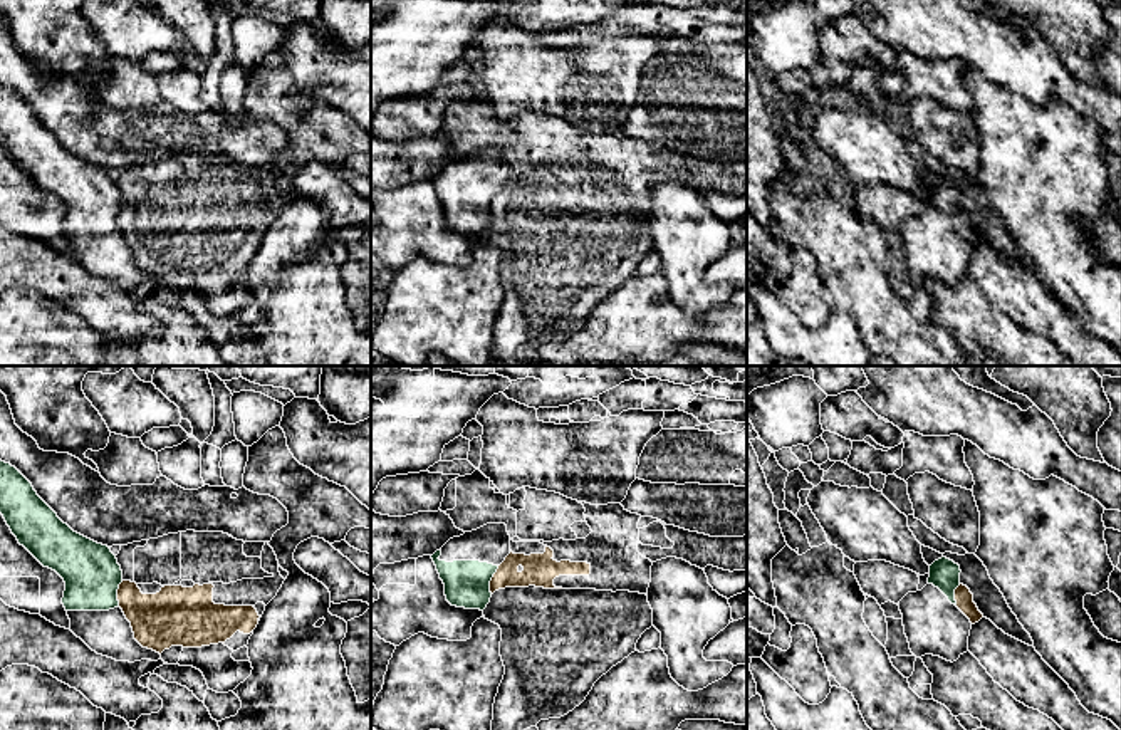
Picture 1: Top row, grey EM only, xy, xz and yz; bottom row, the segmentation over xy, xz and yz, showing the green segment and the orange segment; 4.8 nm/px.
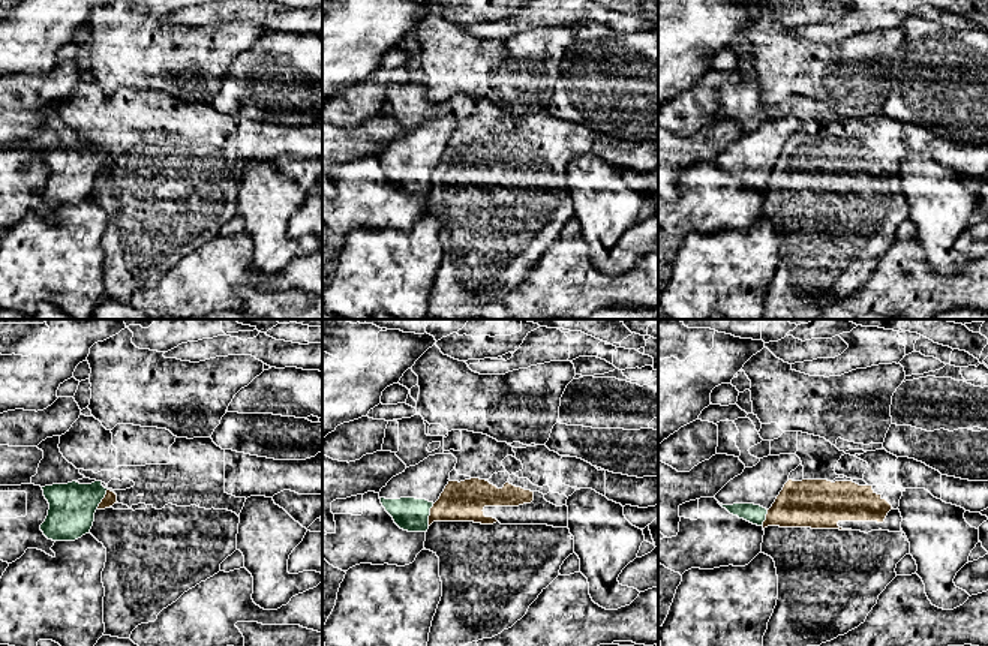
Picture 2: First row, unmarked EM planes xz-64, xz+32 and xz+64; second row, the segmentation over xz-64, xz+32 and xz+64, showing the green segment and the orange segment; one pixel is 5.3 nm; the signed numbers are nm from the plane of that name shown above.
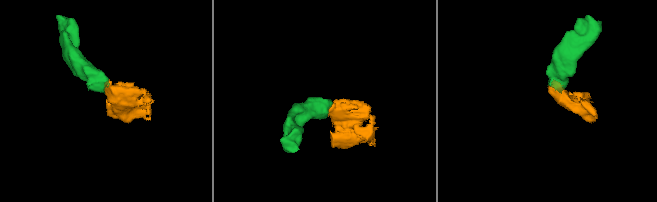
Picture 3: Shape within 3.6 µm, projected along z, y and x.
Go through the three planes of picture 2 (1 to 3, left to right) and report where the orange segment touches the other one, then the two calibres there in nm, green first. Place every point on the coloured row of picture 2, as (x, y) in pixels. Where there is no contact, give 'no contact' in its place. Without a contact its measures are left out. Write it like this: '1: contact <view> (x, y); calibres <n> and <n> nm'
1: contact xz-64 (102, 498); calibres 240 and 70 nm
2: contact xz+32 (429, 514); calibres 180 and 220 nm
3: contact xz+64 (765, 517); calibres 110 and 260 nm

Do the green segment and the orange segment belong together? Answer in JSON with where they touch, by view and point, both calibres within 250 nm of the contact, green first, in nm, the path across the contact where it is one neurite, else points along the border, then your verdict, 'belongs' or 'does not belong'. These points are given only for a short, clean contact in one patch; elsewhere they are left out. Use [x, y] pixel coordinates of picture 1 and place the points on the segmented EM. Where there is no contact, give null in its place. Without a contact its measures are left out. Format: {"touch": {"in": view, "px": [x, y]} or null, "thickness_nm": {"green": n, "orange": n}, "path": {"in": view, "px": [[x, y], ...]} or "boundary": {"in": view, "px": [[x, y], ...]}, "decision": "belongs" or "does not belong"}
{"touch": {"in": "xz", "px": [490, 579]}, "thickness_nm": {"green": 220, "orange": 160}, "boundary": {"in": "xz", "px": [[499, 566], [490, 581], [490, 593]]}, "decision": "does not belong"}

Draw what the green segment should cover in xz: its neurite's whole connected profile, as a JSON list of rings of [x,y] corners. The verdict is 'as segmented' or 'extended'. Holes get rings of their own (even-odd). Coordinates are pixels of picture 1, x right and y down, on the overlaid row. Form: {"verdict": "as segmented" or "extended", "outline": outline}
{"verdict": "extended", "outline": [[[487,524],[450,539],[431,559],[451,606],[483,611],[490,602],[490,581],[510,554],[505,524]]]}

